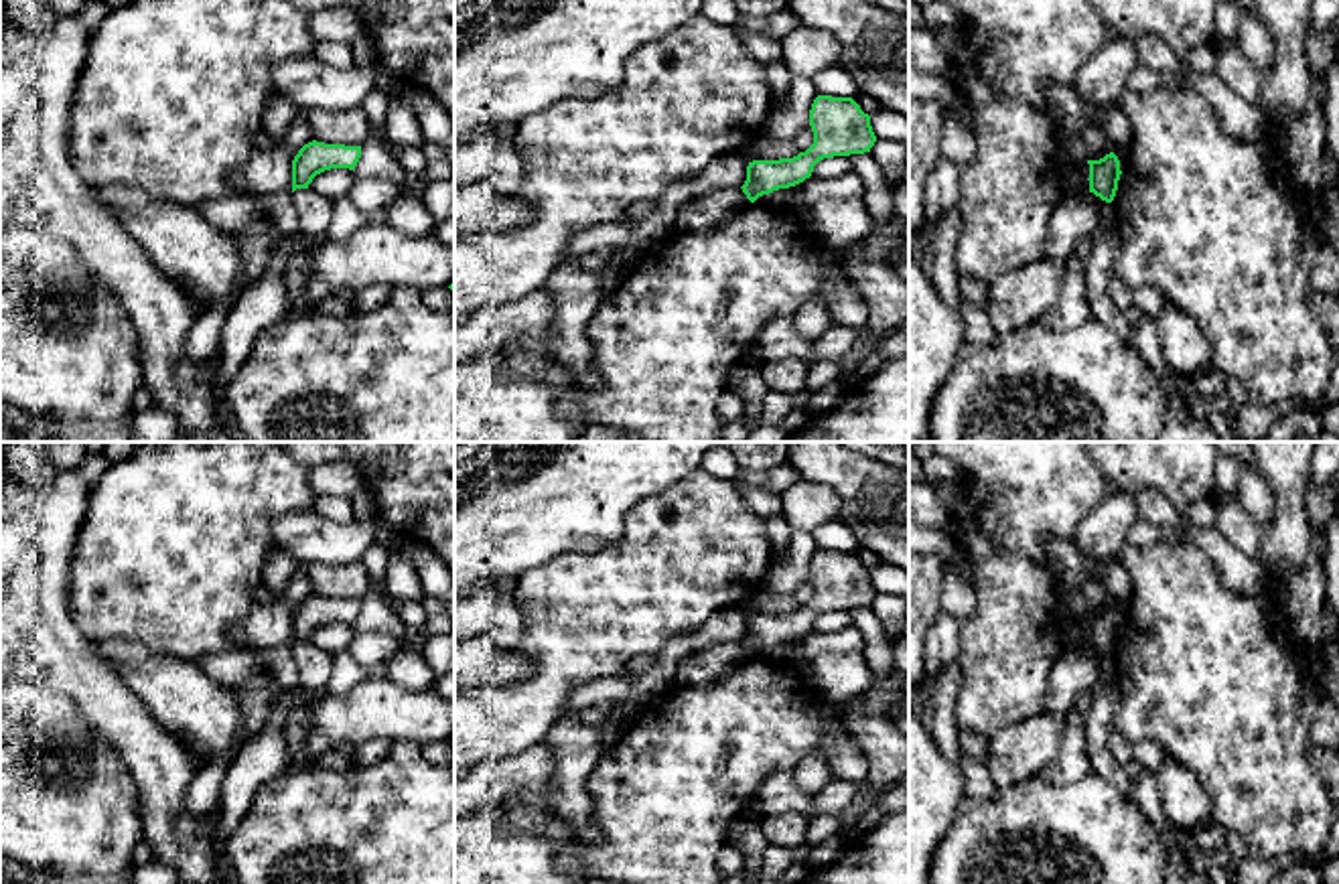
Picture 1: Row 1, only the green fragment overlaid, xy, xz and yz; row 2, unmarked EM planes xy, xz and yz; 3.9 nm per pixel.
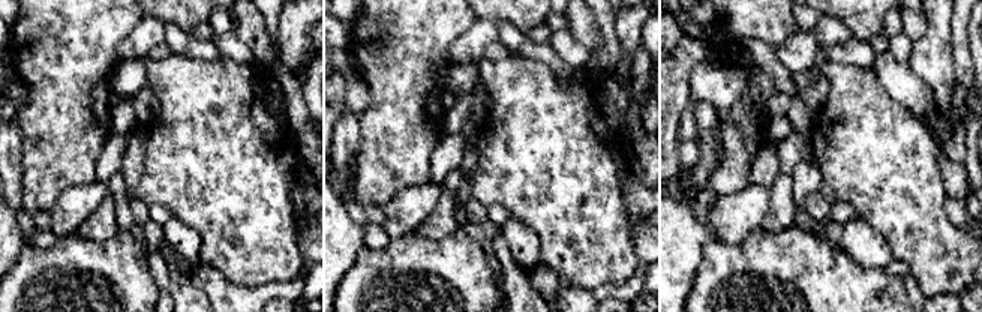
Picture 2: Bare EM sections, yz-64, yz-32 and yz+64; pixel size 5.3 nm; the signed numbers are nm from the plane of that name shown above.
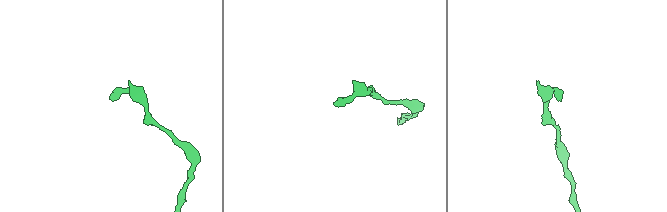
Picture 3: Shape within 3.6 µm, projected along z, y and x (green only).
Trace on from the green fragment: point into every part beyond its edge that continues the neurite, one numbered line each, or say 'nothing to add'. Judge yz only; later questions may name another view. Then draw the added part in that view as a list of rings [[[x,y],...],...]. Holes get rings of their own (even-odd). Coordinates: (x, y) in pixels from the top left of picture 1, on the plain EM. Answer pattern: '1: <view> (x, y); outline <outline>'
nothing to add

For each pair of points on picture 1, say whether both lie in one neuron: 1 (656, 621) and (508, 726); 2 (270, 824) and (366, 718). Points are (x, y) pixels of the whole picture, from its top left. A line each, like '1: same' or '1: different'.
1: same
2: different

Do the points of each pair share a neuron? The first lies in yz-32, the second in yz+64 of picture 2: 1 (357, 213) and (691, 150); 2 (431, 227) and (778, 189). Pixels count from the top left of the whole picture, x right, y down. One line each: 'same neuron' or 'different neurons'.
1: same neuron
2: same neuron

